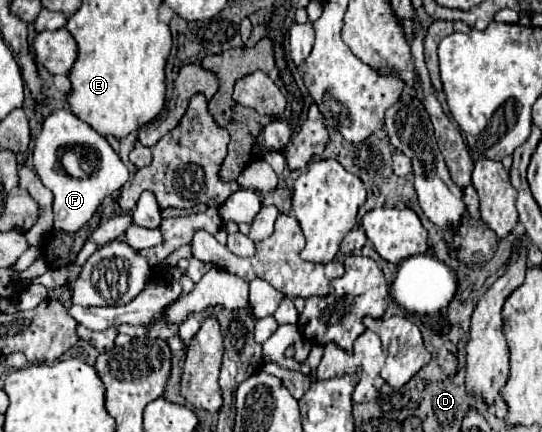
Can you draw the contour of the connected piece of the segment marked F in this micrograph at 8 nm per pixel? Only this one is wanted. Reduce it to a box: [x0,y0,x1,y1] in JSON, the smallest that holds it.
[32,108,128,232]

